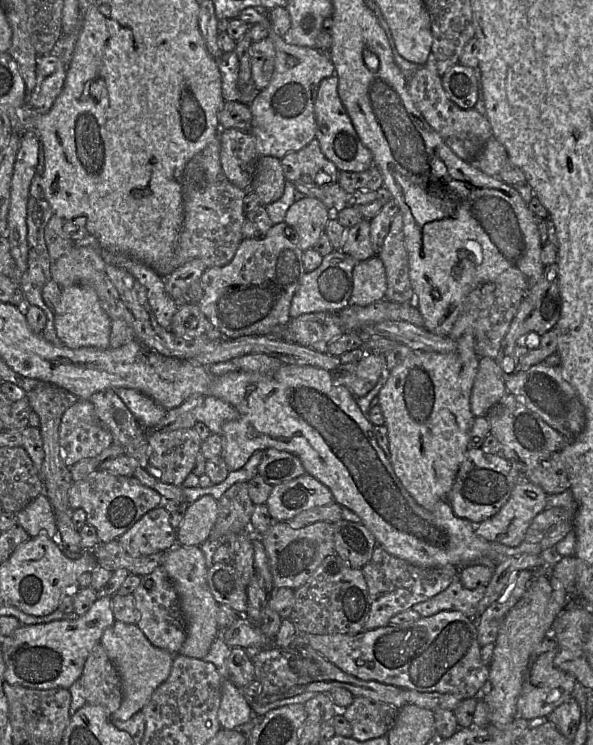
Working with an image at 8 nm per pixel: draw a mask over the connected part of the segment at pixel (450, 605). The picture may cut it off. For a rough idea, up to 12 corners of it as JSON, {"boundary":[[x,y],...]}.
{"boundary":[[458,573],[444,591],[411,609],[421,617],[459,611],[476,622],[486,586],[465,588]]}

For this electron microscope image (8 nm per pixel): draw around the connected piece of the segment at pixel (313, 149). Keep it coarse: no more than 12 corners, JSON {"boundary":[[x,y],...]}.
{"boundary":[[316,138],[296,153],[301,174],[337,182],[339,170]]}

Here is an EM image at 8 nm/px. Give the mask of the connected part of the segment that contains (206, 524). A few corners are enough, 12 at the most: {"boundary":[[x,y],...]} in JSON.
{"boundary":[[218,501],[190,503],[176,529],[177,544],[200,546],[217,517]]}

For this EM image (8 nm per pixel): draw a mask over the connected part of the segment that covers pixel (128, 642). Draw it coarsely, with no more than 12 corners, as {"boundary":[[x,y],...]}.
{"boundary":[[116,620],[101,643],[119,674],[127,721],[168,678],[174,655]]}

